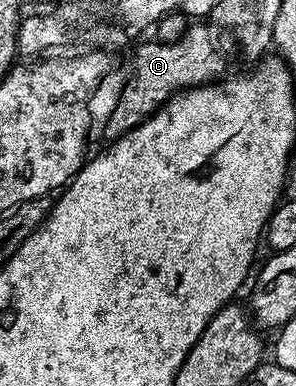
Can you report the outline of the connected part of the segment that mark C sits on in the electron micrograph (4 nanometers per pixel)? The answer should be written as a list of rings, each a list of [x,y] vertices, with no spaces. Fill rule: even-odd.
[[[205,24],[186,25],[183,36],[174,42],[152,40],[145,42],[133,54],[133,79],[129,87],[121,94],[113,115],[109,118],[109,126],[118,135],[134,130],[140,122],[144,122],[160,106],[174,94],[189,90],[192,86],[203,86],[224,75],[225,62],[219,51],[213,47],[213,38]]]

